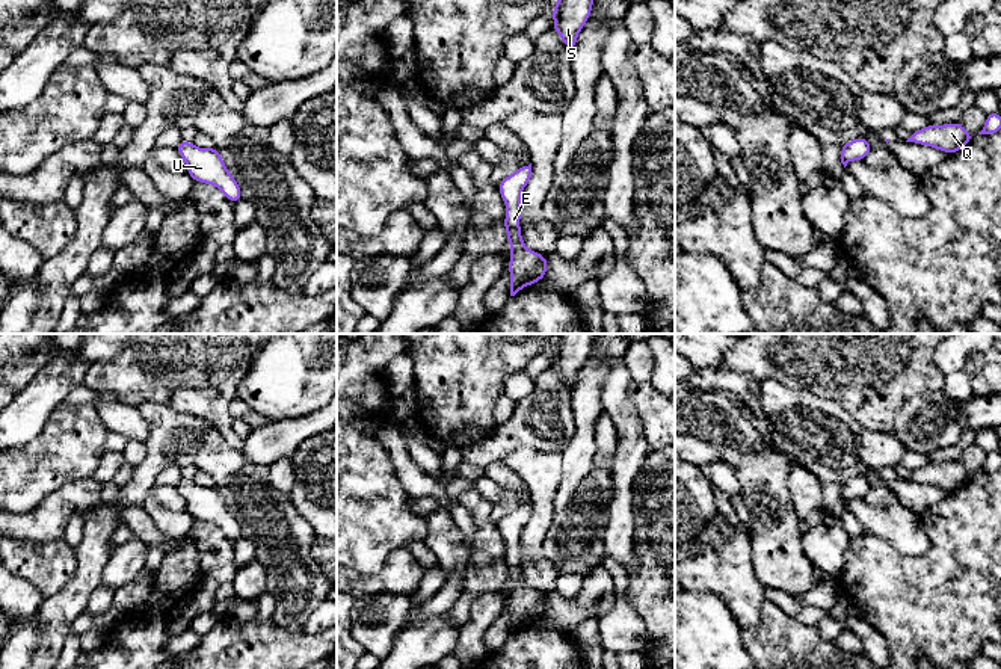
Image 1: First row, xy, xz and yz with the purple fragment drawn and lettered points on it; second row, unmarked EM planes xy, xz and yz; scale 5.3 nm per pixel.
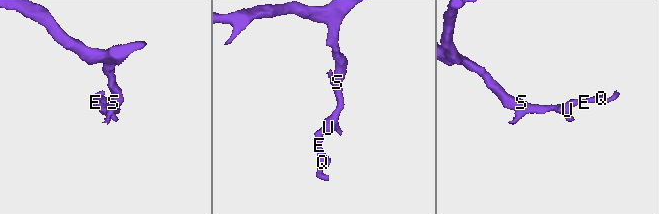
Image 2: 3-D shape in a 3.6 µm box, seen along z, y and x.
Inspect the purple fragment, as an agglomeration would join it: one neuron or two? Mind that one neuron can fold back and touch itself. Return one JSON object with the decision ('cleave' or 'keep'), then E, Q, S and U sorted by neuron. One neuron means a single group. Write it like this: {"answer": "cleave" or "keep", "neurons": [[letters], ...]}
{"answer": "keep", "neurons": [["E", "Q", "S", "U"]]}

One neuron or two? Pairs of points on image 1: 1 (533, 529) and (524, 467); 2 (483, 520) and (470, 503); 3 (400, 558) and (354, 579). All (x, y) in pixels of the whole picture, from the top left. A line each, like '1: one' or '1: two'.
1: one
2: one
3: one

